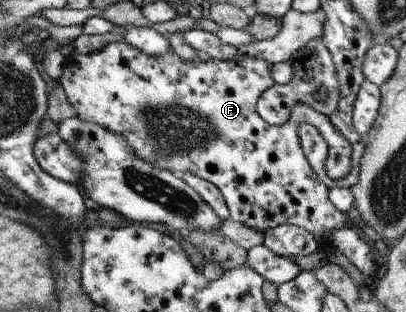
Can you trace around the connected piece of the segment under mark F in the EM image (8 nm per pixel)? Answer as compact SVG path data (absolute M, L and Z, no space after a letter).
M111 42L111 44L107 44L107 46L104 46L101 50L96 50L91 54L72 53L66 58L66 68L63 69L63 74L58 81L69 97L70 103L74 105L77 117L85 120L85 122L91 122L91 124L99 124L99 126L110 129L110 131L115 132L115 134L121 134L121 136L129 142L131 148L135 149L135 154L137 154L141 160L151 162L151 164L154 164L155 168L159 170L167 170L167 172L172 172L175 175L190 172L193 176L202 177L203 180L208 180L218 185L218 188L222 190L222 194L226 199L227 208L230 208L231 220L241 222L241 224L245 224L247 228L255 228L255 230L259 230L259 232L264 235L265 232L273 231L274 228L282 224L300 226L303 230L307 230L311 236L315 236L315 240L317 240L316 252L322 252L327 250L329 246L325 241L325 236L331 234L331 232L335 232L335 230L337 230L337 232L345 232L350 225L350 221L347 219L347 214L343 213L330 199L330 190L327 188L327 185L323 184L322 180L319 180L317 173L311 168L309 158L302 149L301 137L298 135L299 125L301 123L312 124L319 130L319 134L322 134L323 138L325 138L327 149L329 150L329 156L327 156L327 160L325 160L325 170L327 170L329 178L333 180L343 179L349 174L351 170L353 145L343 136L342 132L339 132L338 128L335 128L330 117L325 116L325 114L319 112L318 109L311 108L309 104L301 104L301 102L293 104L287 122L281 124L281 126L271 125L268 121L263 120L263 117L259 116L257 104L261 96L275 84L275 80L271 78L271 66L273 66L273 63L267 62L267 60L251 58L251 56L244 55L226 61L211 59L209 62L200 59L197 61L185 60L173 52L173 50L171 50L169 54L163 54L163 56L147 56L143 50L130 48L124 44L115 46L113 42Z

